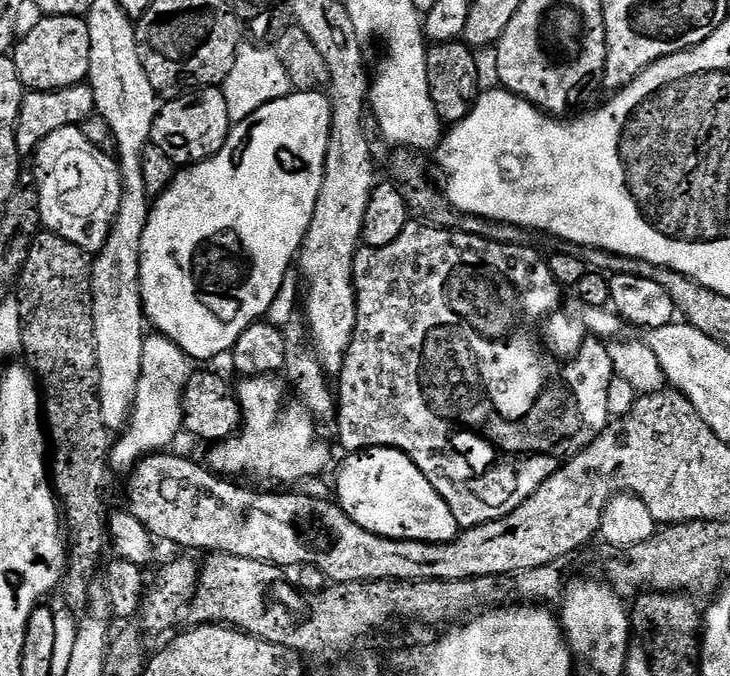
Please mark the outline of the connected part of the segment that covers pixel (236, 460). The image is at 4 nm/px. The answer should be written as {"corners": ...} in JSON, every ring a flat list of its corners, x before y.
{"corners":[[275,375,249,376,241,379,238,384,240,409,242,410,242,423,239,433,228,440,219,441,216,448,206,459,207,467,224,478,244,478,240,476,257,476,260,480,273,480,276,486,296,486,299,480,308,480,311,476,320,476,328,468,332,460,332,452,328,444,320,440,316,433,317,417,305,404,293,402,284,408,284,388,279,384]]}

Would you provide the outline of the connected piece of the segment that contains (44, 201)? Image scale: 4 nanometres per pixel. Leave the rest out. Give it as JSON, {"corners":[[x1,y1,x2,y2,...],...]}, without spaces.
{"corners":[[80,126,54,130,36,147,34,163,41,225,84,252,100,252,122,202,119,163,88,142]]}

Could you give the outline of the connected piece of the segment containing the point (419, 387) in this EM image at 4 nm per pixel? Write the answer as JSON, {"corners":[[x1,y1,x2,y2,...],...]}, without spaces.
{"corners":[[410,222,406,230,390,242,390,246,365,247,356,257,356,329,338,374,340,444,348,454,370,448,396,448,405,452,416,463,418,470,422,470,430,486,434,486,434,490,438,490,440,497,448,503,461,529,510,515,517,506,526,502,526,498,530,498,530,494,534,494,534,490,538,490,538,486,542,486,542,482,546,482,546,478,553,476,566,461,590,446,610,422,608,395,614,373,607,347,599,339,585,339,579,352,567,361,568,366,559,368,555,364,557,361,546,351,541,337,536,337,536,327,540,323,543,325,561,307,562,285,551,272,549,261,544,256,540,257,538,249,528,247,527,243,499,244,463,230,432,228,429,224]]}

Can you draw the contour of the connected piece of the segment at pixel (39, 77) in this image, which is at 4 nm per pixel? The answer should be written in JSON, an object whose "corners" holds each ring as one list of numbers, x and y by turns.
{"corners":[[45,16,30,34,15,45,16,73,25,89,53,92,87,81,90,70,90,30,87,19,78,16]]}

